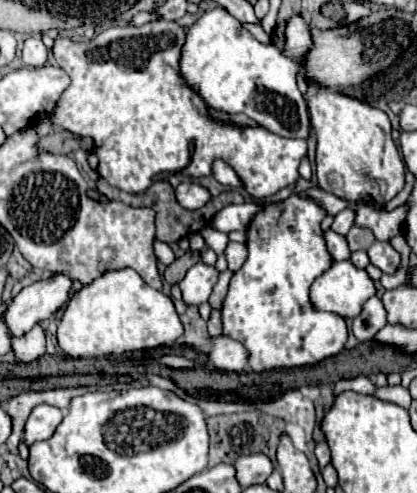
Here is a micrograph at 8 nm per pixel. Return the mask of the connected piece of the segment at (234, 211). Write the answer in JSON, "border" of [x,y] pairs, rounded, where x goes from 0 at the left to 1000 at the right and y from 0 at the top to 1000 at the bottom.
{"border":[[[604,408],[604,412],[580,412],[580,416],[542,416],[537,424],[528,424],[518,432],[518,440],[508,444],[504,460],[518,469],[590,469],[595,465],[595,448],[604,448],[604,440],[614,440],[614,432],[628,424],[624,408]]]}

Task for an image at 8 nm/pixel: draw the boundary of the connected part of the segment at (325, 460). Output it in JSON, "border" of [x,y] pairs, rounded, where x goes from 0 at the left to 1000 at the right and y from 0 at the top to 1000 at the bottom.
{"border":[[[767,895],[767,899],[758,903],[758,931],[763,931],[767,951],[777,951],[777,943],[791,939],[791,911],[787,911],[782,895]]]}

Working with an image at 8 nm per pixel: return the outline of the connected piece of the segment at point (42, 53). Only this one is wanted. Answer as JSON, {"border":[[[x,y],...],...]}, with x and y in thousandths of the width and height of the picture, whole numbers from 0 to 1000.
{"border":[[[67,75],[58,83],[53,99],[53,120],[67,136],[106,136],[115,120],[115,99],[101,87],[101,75]]]}

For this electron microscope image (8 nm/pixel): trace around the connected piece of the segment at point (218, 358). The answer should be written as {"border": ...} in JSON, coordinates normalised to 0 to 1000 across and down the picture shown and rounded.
{"border":[[[537,680],[504,684],[504,688],[508,688],[508,708],[499,716],[499,728],[518,748],[580,753],[590,744],[595,720],[590,720],[590,708],[571,692]]]}

